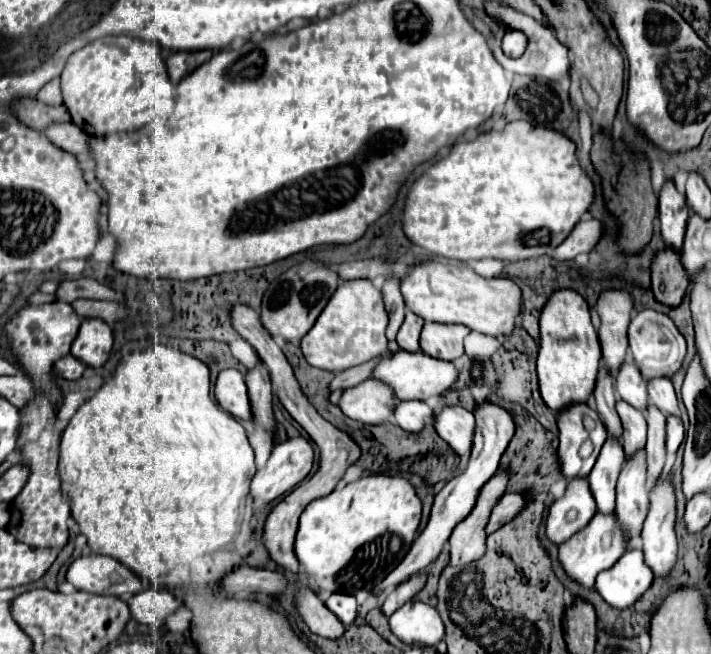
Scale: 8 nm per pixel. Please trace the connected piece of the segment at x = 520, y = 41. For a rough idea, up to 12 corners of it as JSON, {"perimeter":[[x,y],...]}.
{"perimeter":[[506,31],[502,51],[512,59],[522,57],[528,45],[526,35]]}

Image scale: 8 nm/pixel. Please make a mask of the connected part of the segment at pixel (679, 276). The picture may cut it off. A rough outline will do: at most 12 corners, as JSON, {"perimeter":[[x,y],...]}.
{"perimeter":[[658,251],[652,263],[656,301],[678,307],[688,279],[680,255]]}

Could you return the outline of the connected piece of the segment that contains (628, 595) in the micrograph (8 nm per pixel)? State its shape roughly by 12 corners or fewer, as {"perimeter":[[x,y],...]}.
{"perimeter":[[626,551],[596,577],[614,609],[628,609],[652,587],[642,551]]}

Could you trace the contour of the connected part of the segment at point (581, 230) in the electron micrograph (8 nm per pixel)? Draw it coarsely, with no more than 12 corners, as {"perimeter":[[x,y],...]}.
{"perimeter":[[584,215],[550,257],[570,261],[594,249],[600,221]]}

